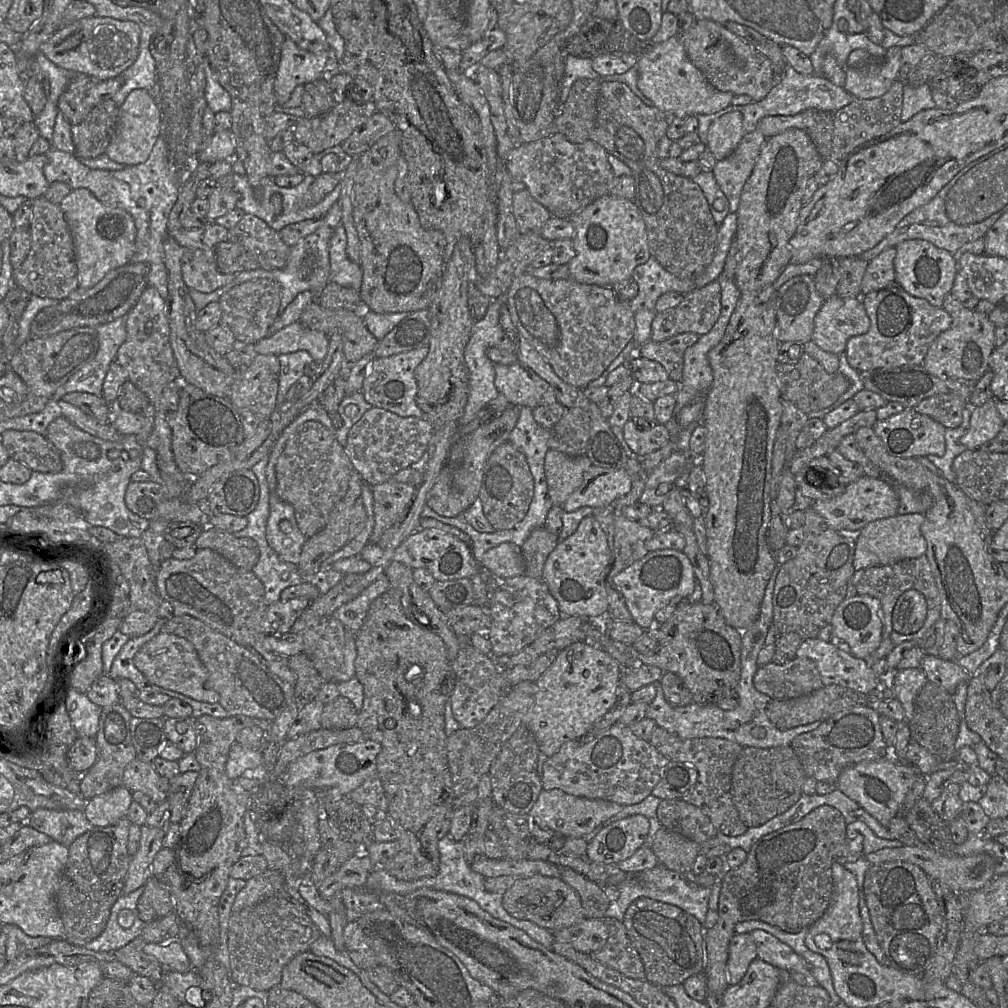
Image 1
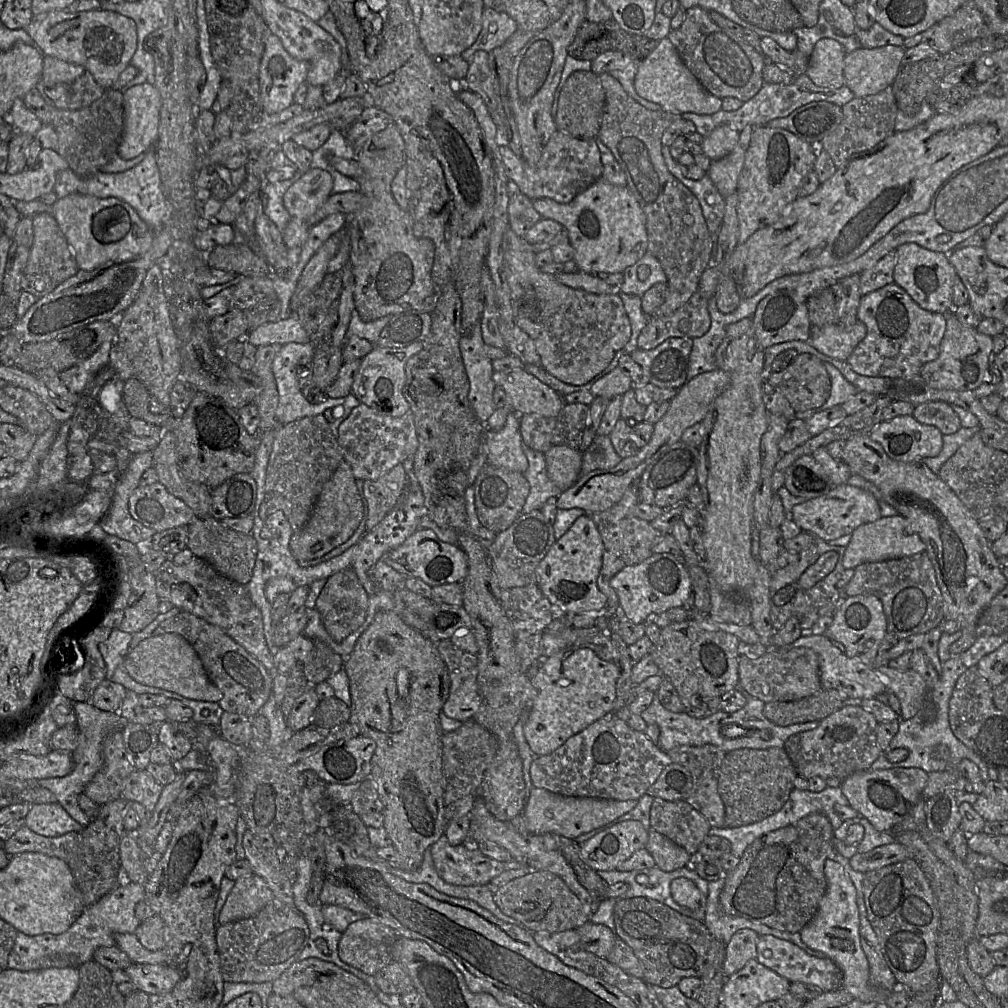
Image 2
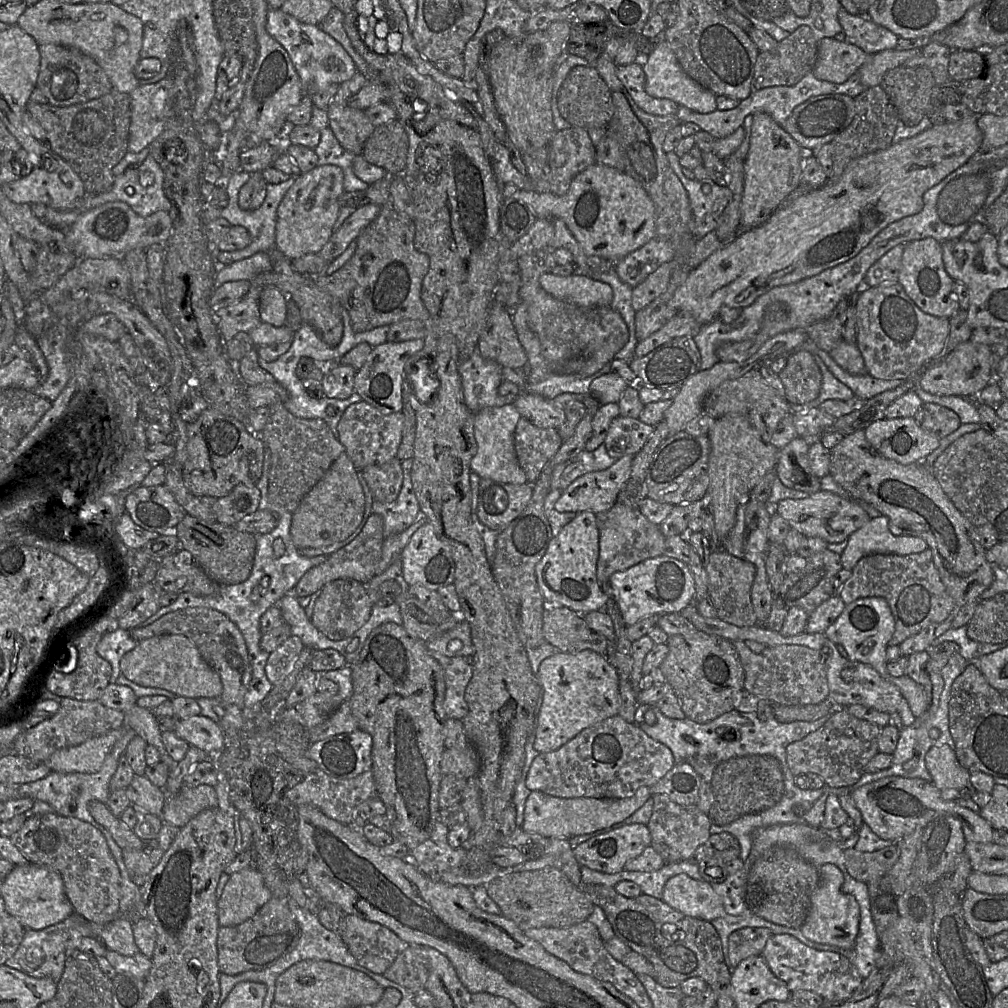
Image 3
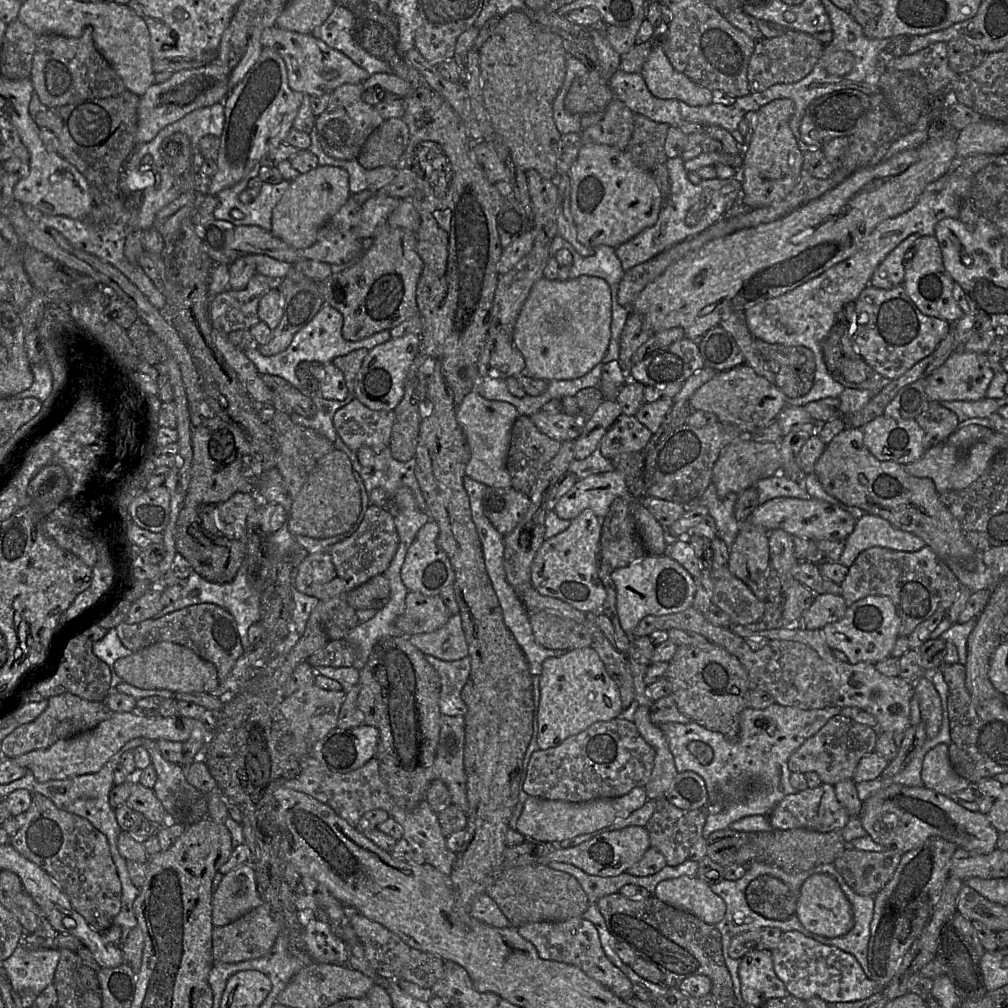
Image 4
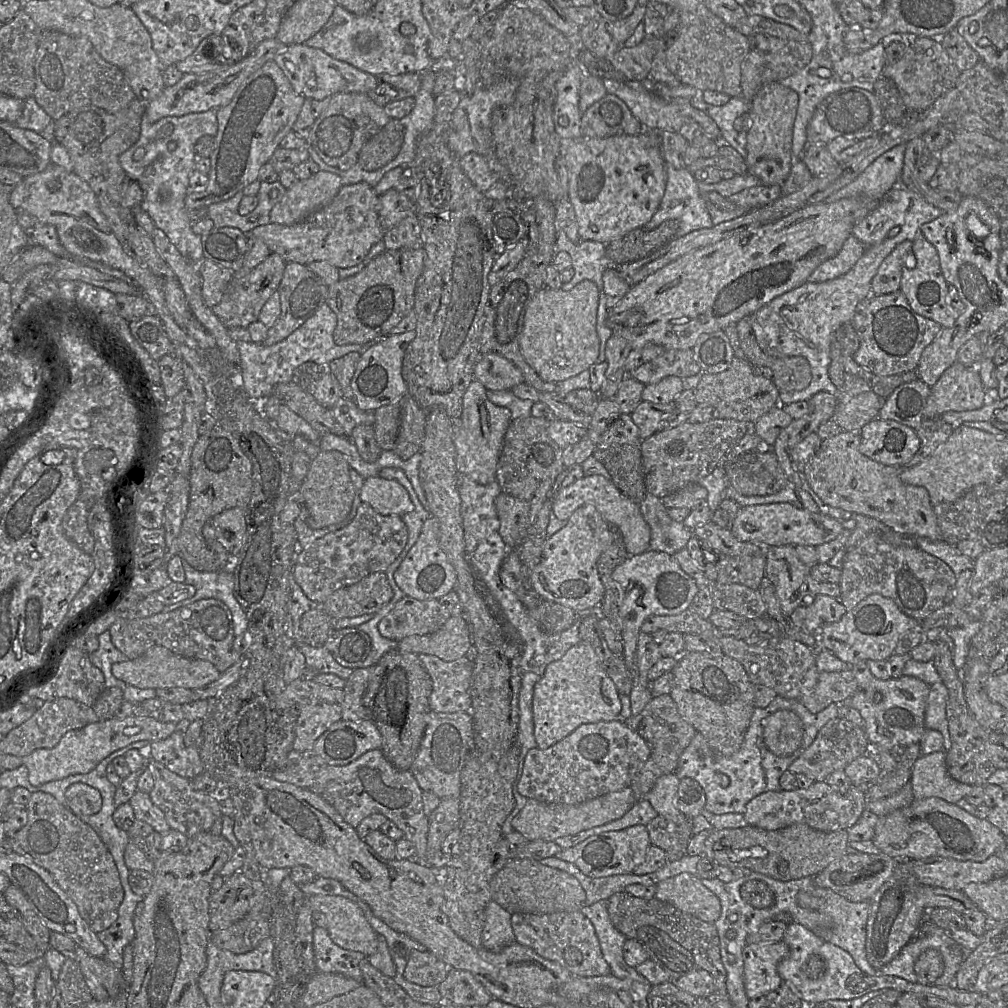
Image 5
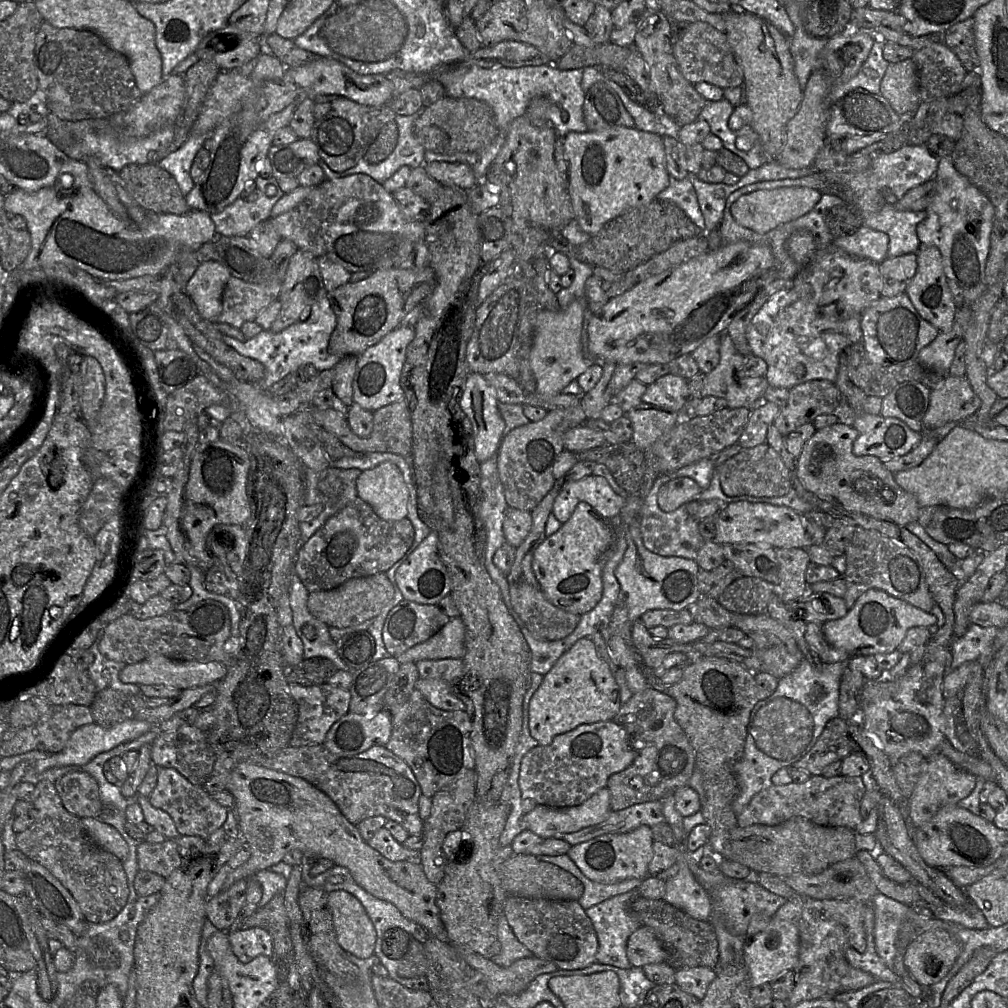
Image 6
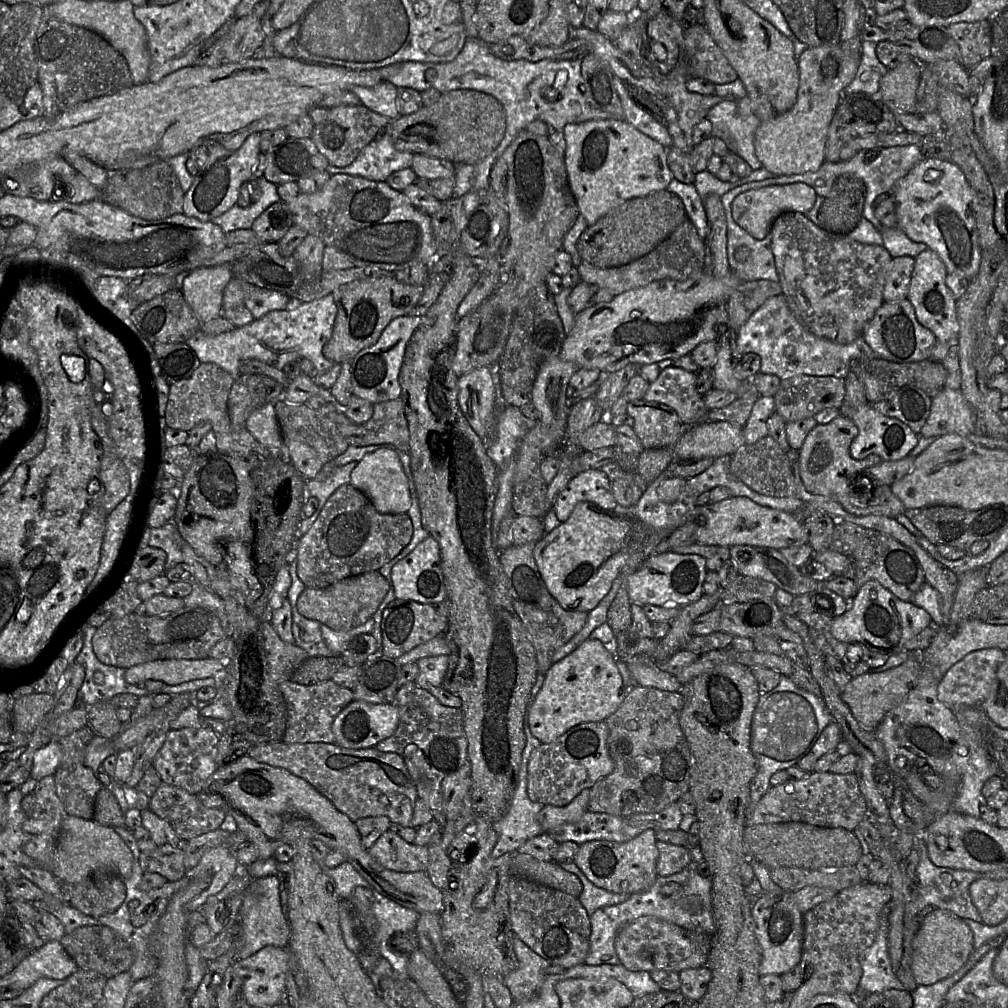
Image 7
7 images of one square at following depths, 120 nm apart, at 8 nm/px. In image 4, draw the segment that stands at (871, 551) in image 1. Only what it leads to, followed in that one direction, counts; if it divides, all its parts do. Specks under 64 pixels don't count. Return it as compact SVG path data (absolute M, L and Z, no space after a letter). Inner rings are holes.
M866 514L857 520L853 532L846 538L839 563L849 568L861 552L872 547L916 552L925 546L920 537L894 528L880 516Z

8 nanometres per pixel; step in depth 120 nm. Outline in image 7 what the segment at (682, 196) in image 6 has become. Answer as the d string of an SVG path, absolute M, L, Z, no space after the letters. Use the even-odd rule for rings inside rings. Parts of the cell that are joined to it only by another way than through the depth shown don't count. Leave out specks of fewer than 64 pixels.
M672 179L666 189L682 200L688 219L694 224L698 235L705 240L707 236L707 217L703 202L694 184L684 184Z

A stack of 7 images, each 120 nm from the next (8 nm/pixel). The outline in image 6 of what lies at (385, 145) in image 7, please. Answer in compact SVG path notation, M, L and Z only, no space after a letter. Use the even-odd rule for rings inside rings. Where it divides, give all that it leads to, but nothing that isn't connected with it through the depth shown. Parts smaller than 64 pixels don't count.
M420 111L408 116L396 115L394 122L398 128L397 145L384 161L370 164L362 158L354 167L343 172L331 170L321 159L317 165L323 169L326 179L329 180L362 173L367 174L380 184L383 184L402 166L409 166L410 168L422 166L426 162L424 157L426 149L414 134L414 124L419 114Z

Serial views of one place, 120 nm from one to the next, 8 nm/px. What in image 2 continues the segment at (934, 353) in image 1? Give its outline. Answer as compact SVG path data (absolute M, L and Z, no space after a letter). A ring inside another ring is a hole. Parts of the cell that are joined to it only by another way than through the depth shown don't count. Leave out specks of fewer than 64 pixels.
M954 309L946 313L946 320L946 330L940 344L938 357L927 362L919 374L934 389L973 391L987 378L990 359L993 355L995 361L993 337L960 323L954 314Z

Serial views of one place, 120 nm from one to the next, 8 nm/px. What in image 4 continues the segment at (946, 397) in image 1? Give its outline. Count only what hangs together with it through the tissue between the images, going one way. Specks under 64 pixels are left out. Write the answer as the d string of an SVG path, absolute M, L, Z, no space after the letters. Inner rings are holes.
M935 401L928 402L927 407L915 419L927 437L927 448L945 442L959 423L953 411Z

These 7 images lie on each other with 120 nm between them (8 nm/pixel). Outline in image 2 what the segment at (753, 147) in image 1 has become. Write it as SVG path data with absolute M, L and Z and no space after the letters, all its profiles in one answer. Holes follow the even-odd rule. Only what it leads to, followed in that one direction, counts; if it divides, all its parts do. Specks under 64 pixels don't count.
M748 124L741 132L734 149L720 160L712 161L707 171L720 194L727 198L737 191L738 178L745 163L754 126Z

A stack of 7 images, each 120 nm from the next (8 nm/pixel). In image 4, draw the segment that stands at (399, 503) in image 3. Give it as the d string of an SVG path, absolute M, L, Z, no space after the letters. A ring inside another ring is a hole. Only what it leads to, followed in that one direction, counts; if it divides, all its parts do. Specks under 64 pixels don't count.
M337 437L333 444L336 449L342 450L349 457L353 470L360 474L368 495L373 489L381 488L392 499L395 490L406 486L411 490L418 508L426 511L425 501L415 476L414 457L407 462L400 462L392 458L387 471L368 473L361 466L356 452L349 449L340 438Z

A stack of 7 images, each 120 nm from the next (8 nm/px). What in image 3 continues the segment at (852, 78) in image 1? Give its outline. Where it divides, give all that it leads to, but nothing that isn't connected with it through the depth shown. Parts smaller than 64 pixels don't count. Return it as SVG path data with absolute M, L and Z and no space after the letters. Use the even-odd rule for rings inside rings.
M919 48L910 50L889 49L868 56L857 70L860 82L865 88L880 86L883 77L891 69L903 65L919 53Z

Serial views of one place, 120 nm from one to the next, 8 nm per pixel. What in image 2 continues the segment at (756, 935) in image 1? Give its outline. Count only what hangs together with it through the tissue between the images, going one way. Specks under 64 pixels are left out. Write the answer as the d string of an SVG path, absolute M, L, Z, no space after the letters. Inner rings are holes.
M772 935L759 937L757 943L757 961L786 978L790 983L803 982L819 987L824 992L842 988L843 974L840 968L829 958L818 958L808 954L797 945Z

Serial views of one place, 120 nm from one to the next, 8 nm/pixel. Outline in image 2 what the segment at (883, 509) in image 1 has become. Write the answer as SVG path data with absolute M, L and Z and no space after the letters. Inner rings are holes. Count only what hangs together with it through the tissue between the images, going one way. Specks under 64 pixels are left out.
M841 484L818 498L795 505L790 512L791 519L803 532L808 532L826 542L851 535L859 526L874 522L882 517L878 500L873 494L861 488Z

